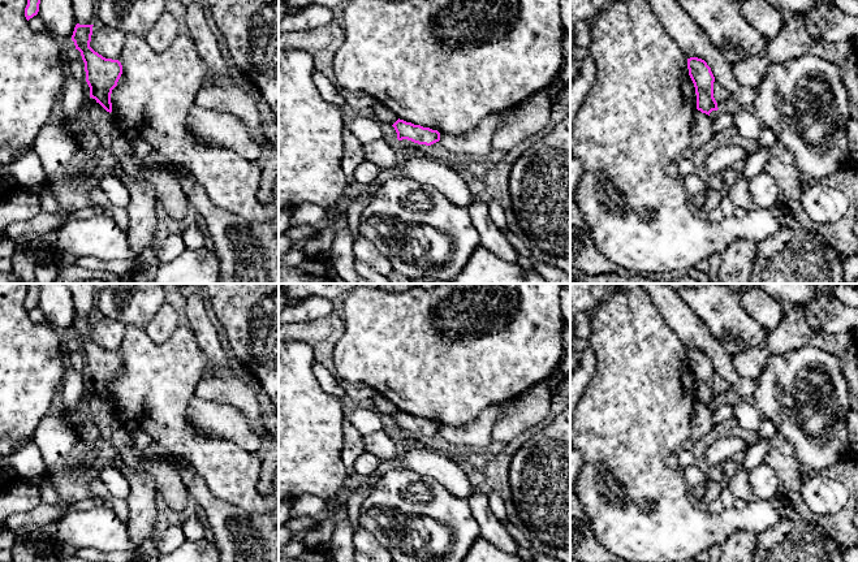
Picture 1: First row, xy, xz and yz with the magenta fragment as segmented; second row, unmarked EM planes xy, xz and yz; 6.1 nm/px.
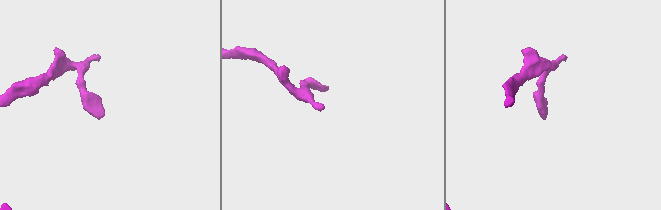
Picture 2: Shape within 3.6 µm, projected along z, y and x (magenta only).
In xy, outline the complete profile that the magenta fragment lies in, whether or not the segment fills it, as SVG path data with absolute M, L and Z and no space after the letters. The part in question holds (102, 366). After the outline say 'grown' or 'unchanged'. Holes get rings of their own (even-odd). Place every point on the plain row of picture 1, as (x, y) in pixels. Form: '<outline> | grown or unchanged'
M77 315L72 327L76 341L85 354L86 373L90 389L95 390L107 403L112 403L111 385L122 366L118 351L105 350L90 338L94 316Z | unchanged

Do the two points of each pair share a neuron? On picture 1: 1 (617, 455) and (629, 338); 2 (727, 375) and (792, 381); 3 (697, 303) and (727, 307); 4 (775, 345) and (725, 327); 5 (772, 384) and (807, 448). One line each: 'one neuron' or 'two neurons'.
1: one neuron
2: two neurons
3: one neuron
4: two neurons
5: one neuron

